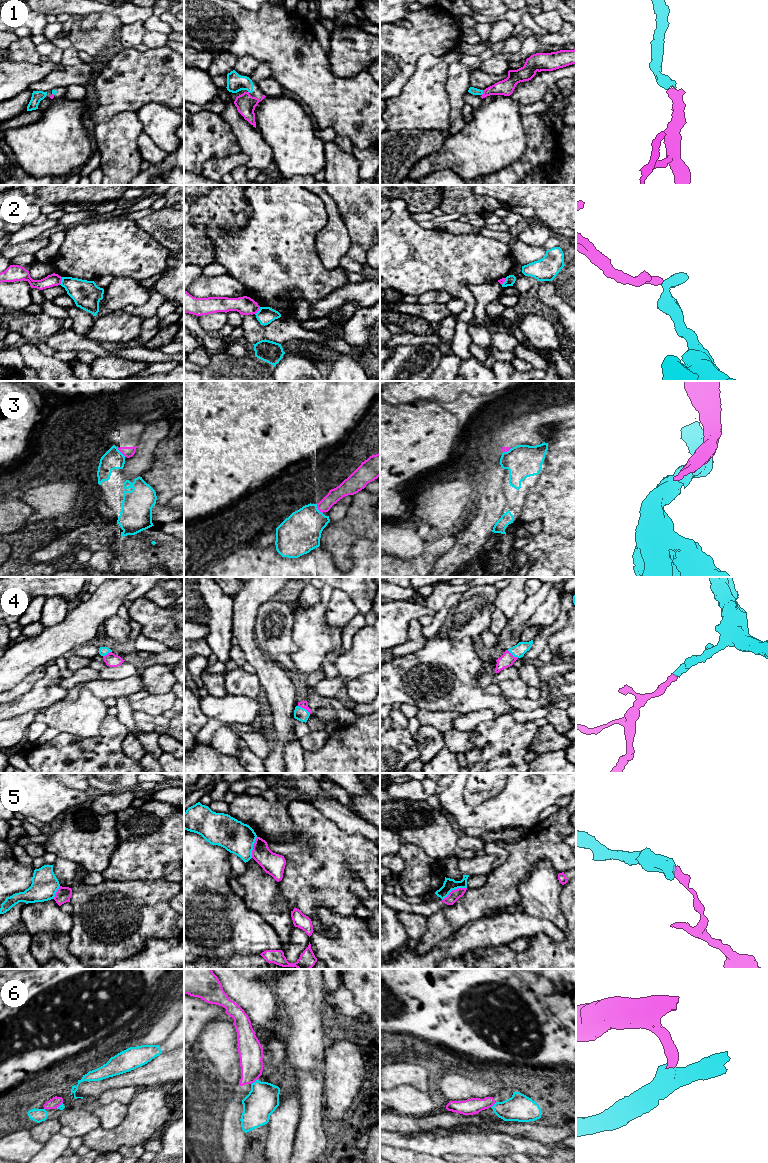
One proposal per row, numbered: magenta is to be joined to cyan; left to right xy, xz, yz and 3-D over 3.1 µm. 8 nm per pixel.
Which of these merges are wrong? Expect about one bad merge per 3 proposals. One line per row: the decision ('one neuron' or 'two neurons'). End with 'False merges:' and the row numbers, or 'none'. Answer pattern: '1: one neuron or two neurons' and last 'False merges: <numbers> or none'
1: one neuron
2: two neurons
3: two neurons
4: one neuron
5: two neurons
6: two neurons
False merges: 2, 3, 5, 6

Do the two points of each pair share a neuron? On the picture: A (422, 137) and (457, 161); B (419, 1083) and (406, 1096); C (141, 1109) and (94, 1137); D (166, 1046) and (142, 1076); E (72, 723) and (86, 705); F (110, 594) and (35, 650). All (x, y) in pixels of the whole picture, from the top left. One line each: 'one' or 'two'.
A: two
B: two
C: one
D: two
E: one
F: one

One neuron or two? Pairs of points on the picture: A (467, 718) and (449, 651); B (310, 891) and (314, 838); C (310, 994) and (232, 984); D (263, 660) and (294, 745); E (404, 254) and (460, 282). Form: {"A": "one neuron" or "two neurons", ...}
{"A": "two neurons", "B": "one neuron", "C": "two neurons", "D": "two neurons", "E": "one neuron"}

